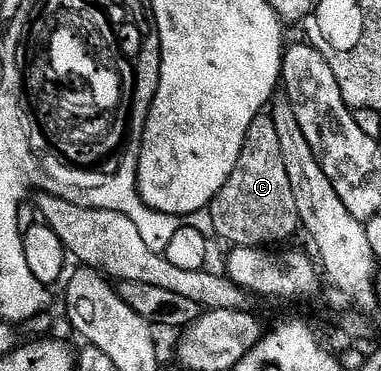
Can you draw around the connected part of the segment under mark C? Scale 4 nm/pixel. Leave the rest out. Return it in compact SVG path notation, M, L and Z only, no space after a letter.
M264 111L249 123L237 167L233 175L221 187L210 203L215 236L219 241L228 241L228 246L241 249L275 247L278 241L287 241L295 232L300 232L297 199L293 199L293 187L289 187L289 174L285 171L285 159L281 156L284 138L279 138L279 129Z

